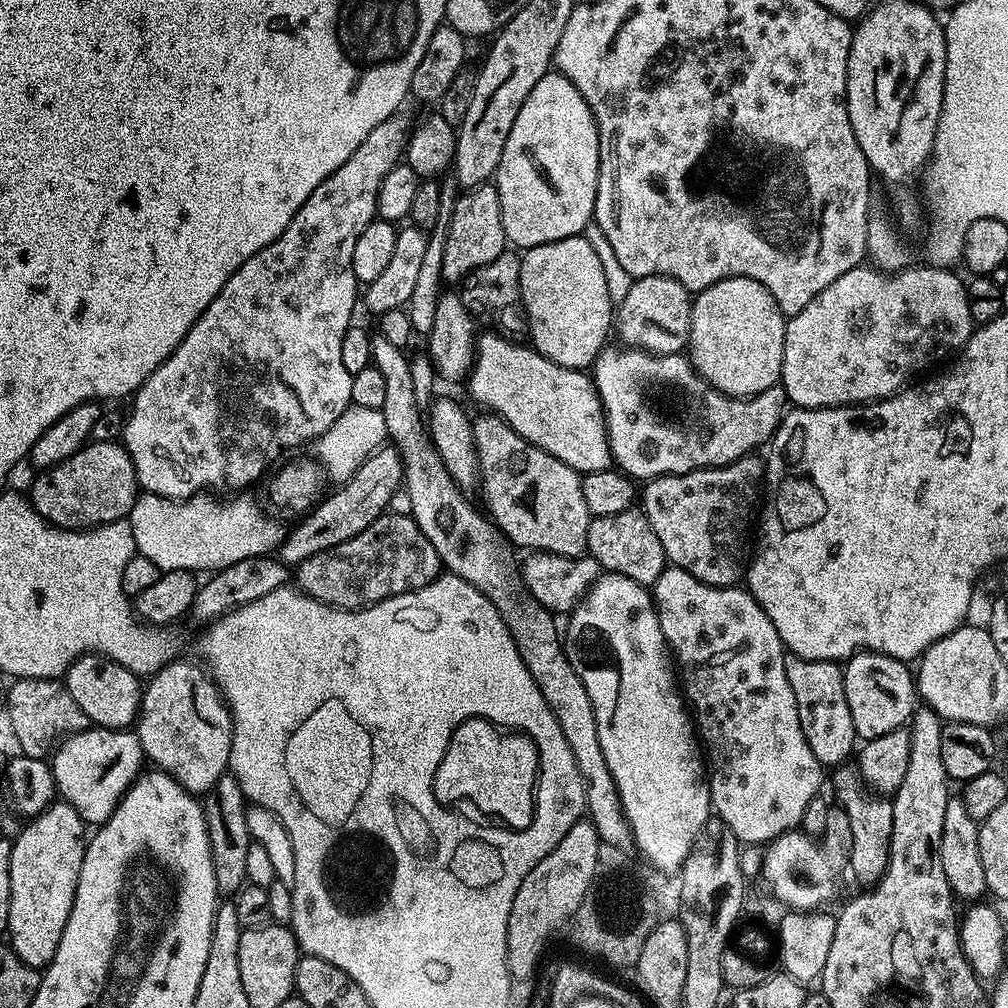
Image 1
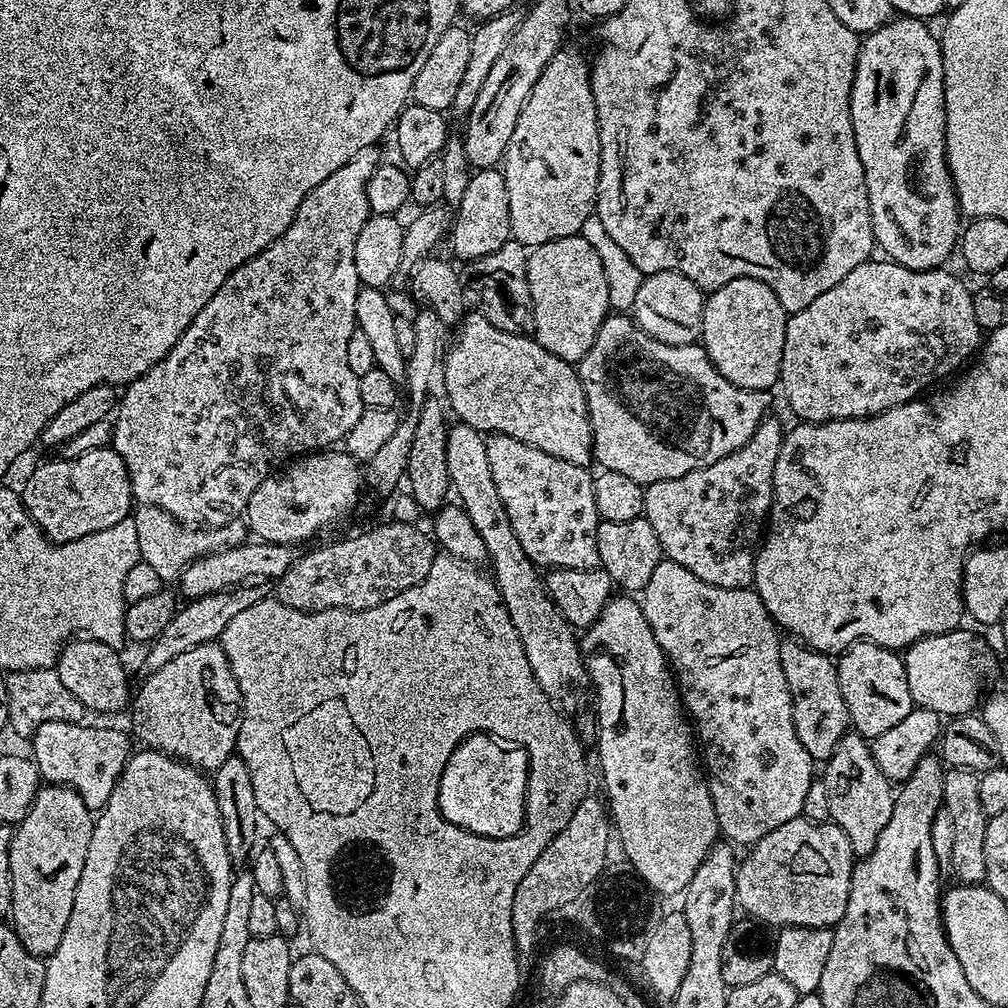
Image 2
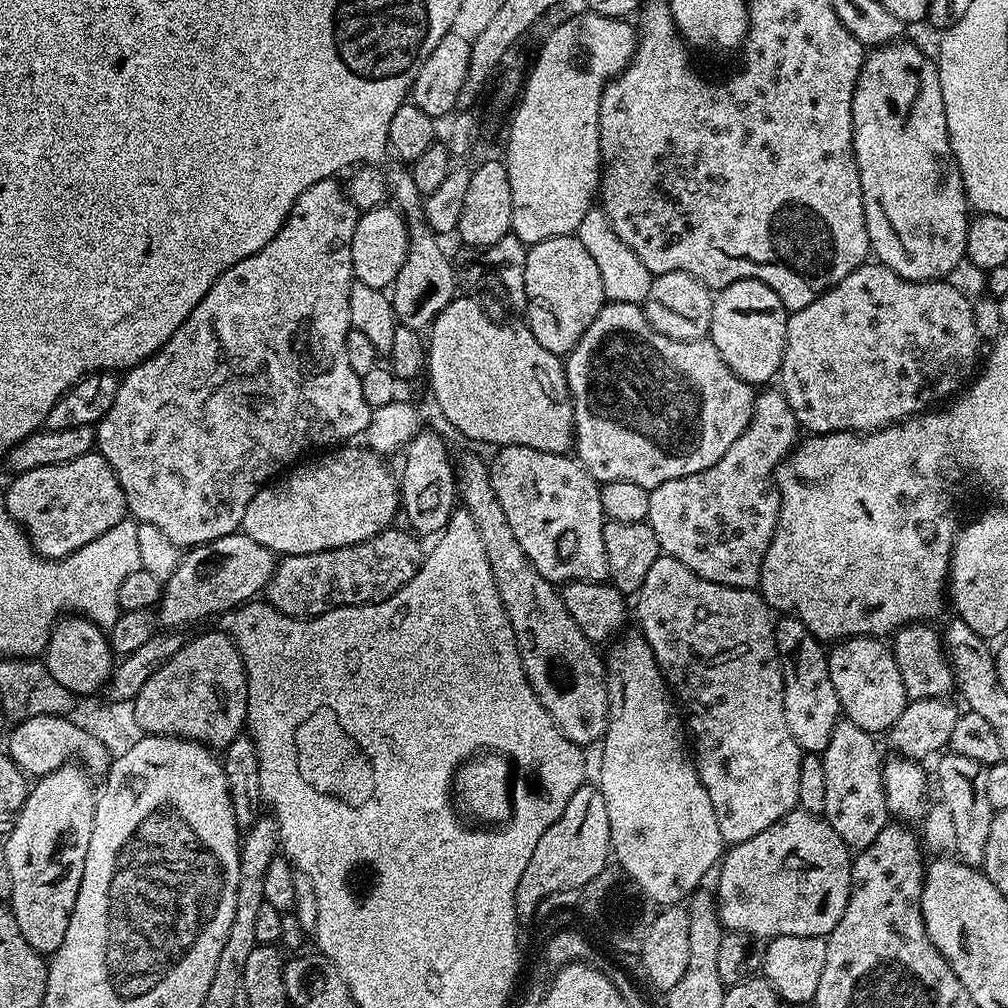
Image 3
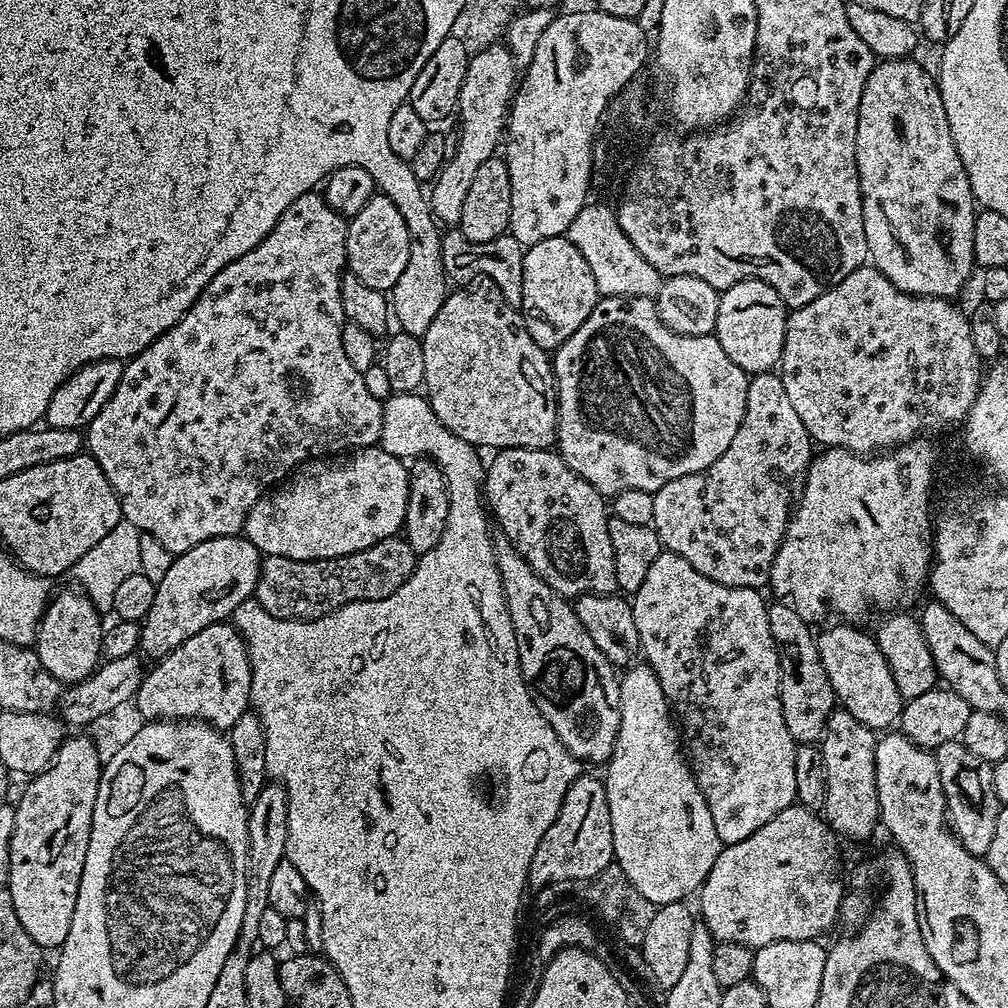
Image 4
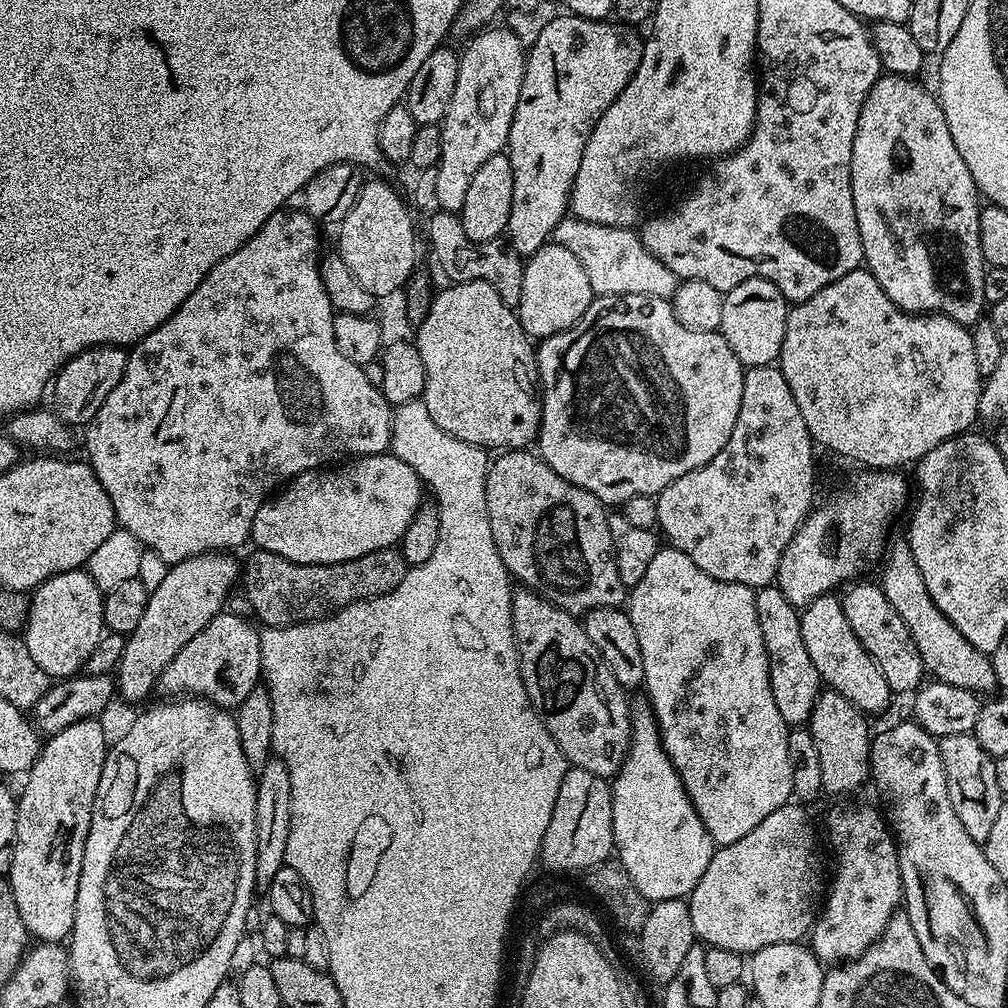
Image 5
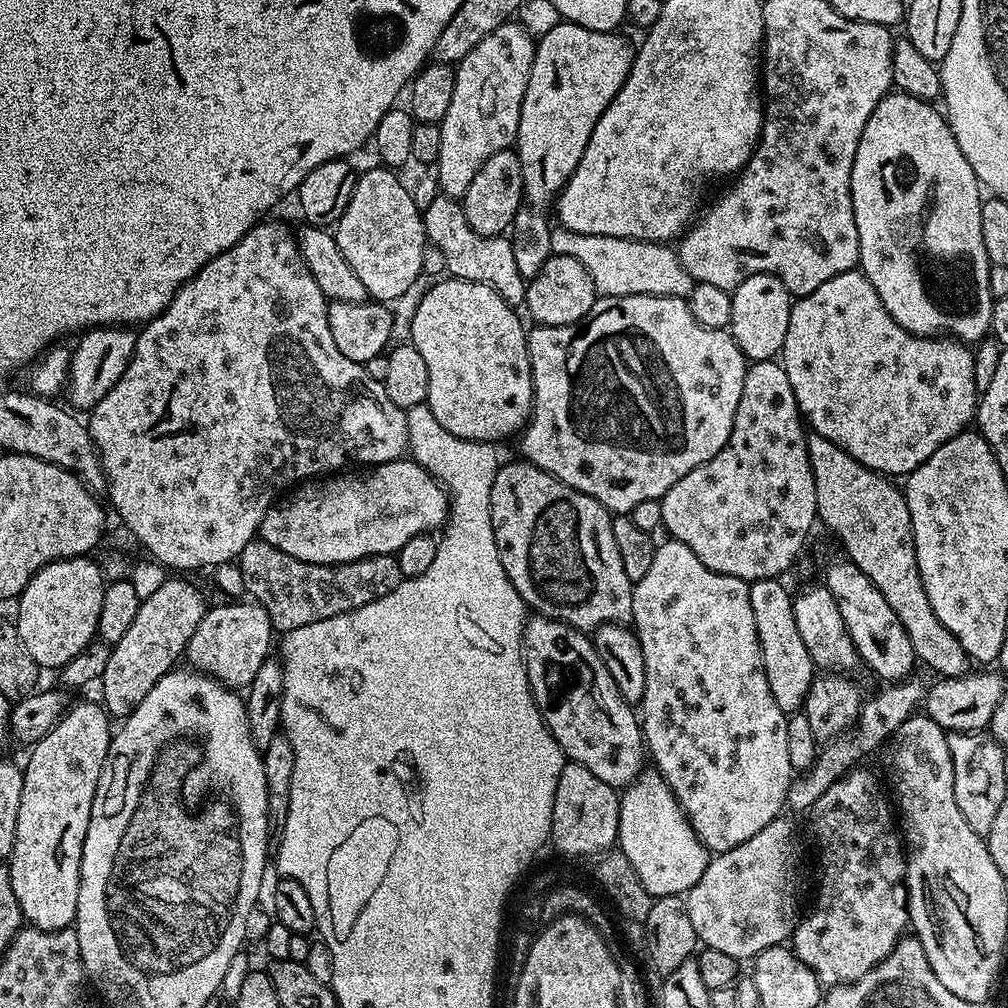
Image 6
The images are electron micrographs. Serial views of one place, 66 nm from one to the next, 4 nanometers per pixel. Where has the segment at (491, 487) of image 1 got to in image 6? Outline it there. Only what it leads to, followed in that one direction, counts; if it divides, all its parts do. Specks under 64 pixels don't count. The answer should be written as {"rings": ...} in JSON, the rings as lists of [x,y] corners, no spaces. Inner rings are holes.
{"rings":[[[519,459],[501,463],[494,478],[494,490],[490,490],[494,542],[498,546],[498,558],[502,558],[502,570],[514,582],[514,590],[518,590],[533,613],[560,620],[572,628],[594,630],[603,624],[631,621],[634,582],[626,578],[608,509],[594,498],[566,486],[566,482],[554,478],[537,464]]]}

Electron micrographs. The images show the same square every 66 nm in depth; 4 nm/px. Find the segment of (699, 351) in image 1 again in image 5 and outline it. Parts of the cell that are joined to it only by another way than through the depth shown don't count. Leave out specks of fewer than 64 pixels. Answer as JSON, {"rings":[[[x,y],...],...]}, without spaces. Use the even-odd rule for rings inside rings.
{"rings":[[[761,276],[750,278],[724,293],[722,322],[718,330],[724,335],[726,342],[730,342],[730,350],[734,350],[734,354],[740,359],[740,363],[744,365],[745,369],[762,366],[763,364],[775,365],[779,361],[789,307],[789,301],[784,299],[783,294],[778,290],[778,286],[774,286],[774,282],[770,282]]]}

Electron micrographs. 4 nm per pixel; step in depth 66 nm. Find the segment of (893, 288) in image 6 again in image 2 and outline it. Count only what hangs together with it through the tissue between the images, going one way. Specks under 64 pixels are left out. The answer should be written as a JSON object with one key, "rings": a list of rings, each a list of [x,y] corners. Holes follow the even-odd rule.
{"rings":[[[897,15],[883,24],[878,30],[867,33],[860,41],[860,52],[856,56],[854,82],[850,94],[850,118],[854,126],[854,142],[858,142],[858,158],[862,158],[862,170],[866,174],[866,190],[870,198],[872,215],[872,233],[876,239],[875,247],[880,248],[885,257],[906,266],[910,270],[930,270],[947,265],[948,259],[954,256],[962,231],[962,213],[956,197],[956,187],[952,185],[952,175],[948,169],[948,159],[944,153],[944,131],[946,130],[946,110],[944,109],[944,67],[940,53],[939,39],[928,29],[929,25],[913,16]]]}

